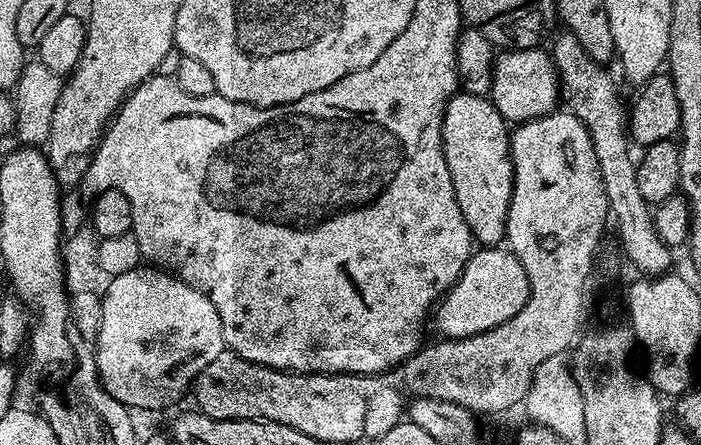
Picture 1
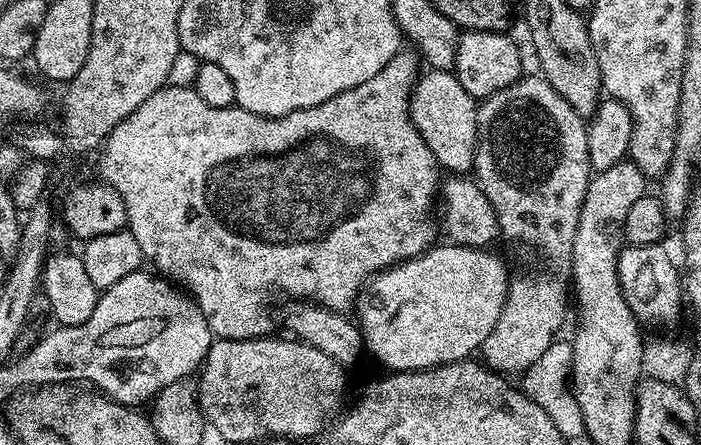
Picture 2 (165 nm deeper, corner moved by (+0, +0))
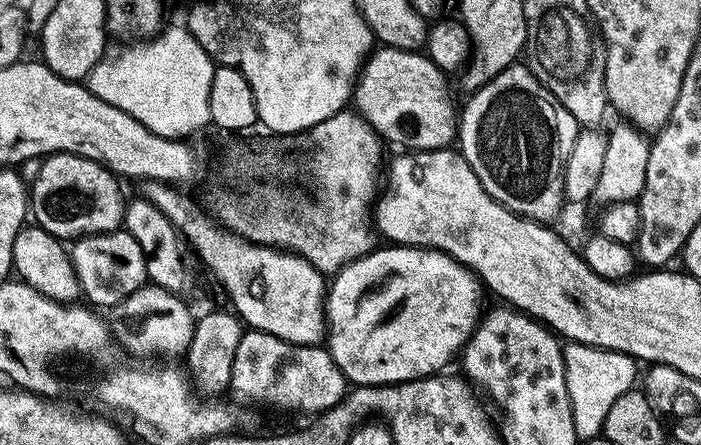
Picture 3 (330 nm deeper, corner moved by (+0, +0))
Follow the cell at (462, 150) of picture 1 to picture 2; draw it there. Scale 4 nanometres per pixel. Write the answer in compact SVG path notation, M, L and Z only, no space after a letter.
M428 70L417 79L412 90L412 121L445 173L468 174L473 171L477 107L477 97L462 90L462 82L458 82L451 71Z

